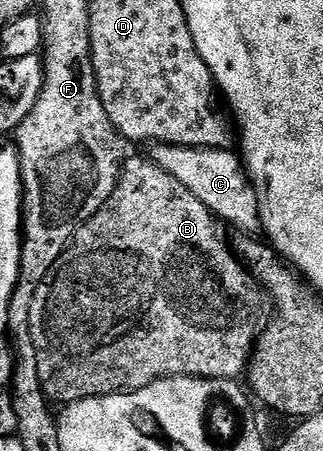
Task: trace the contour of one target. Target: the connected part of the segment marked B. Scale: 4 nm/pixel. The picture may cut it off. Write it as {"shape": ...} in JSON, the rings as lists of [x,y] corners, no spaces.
{"shape":[[[127,159],[122,175],[118,178],[116,190],[112,190],[108,202],[104,202],[104,206],[100,206],[100,210],[96,210],[96,214],[88,218],[88,222],[79,226],[70,245],[60,254],[60,258],[54,263],[54,269],[48,274],[48,278],[44,278],[44,282],[40,282],[32,298],[30,329],[34,332],[34,345],[43,361],[50,360],[50,372],[48,368],[44,376],[46,399],[55,405],[65,406],[93,396],[147,388],[152,381],[161,380],[163,376],[196,376],[200,380],[229,382],[236,379],[241,372],[243,375],[254,350],[254,341],[264,327],[262,315],[266,312],[266,304],[268,312],[268,297],[262,291],[261,284],[250,273],[250,269],[234,255],[228,240],[222,237],[221,230],[223,231],[219,221],[206,209],[204,202],[200,202],[200,198],[196,198],[192,190],[180,186],[180,182],[172,178],[172,174],[156,167],[153,159]]]}

